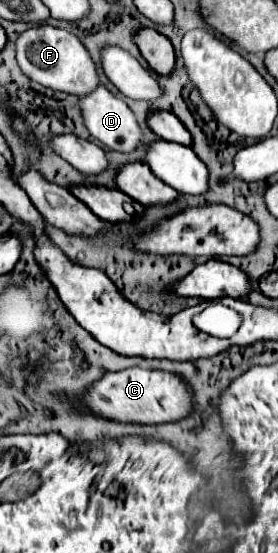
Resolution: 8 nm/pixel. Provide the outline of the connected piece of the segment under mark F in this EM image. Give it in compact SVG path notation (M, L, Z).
M40 24L22 32L16 40L16 60L20 70L28 78L52 90L84 96L100 84L96 76L96 66L92 58L88 56L88 50L82 46L82 42L74 34L62 28Z

